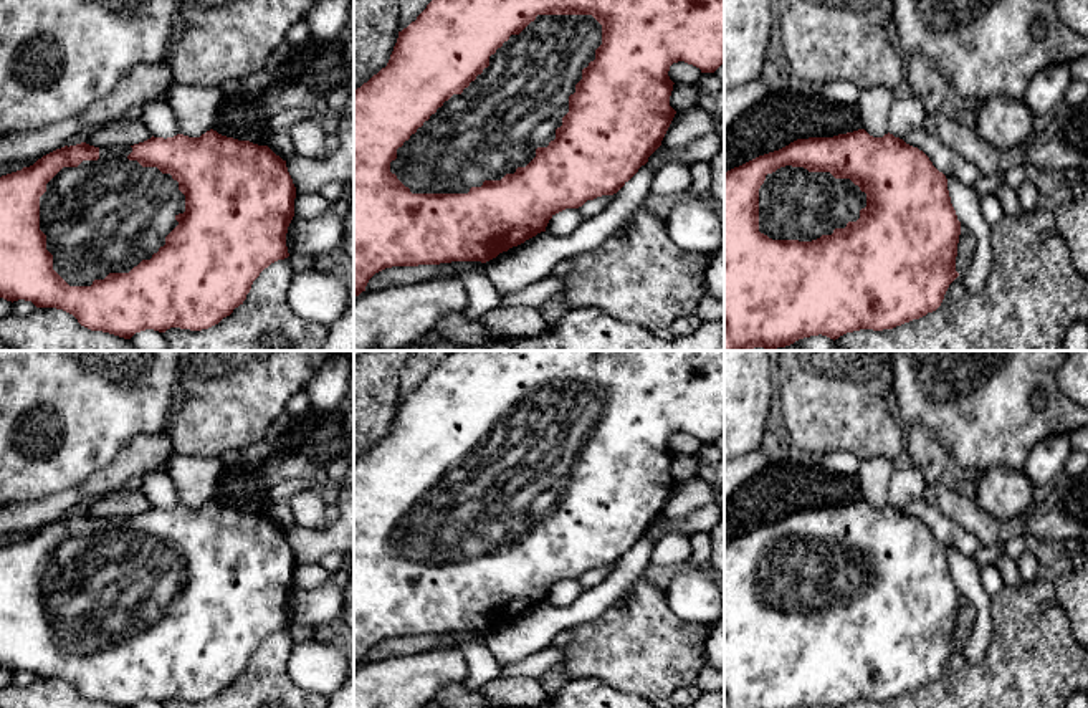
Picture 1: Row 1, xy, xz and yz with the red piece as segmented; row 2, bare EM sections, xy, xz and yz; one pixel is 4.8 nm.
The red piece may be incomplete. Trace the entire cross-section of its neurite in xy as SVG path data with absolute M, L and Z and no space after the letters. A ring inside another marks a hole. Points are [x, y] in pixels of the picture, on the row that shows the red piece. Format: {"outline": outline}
{"outline": "M210 129L200 137L177 134L174 137L150 137L126 147L94 147L86 142L56 149L33 165L0 177L0 298L7 301L31 301L36 308L56 308L73 314L91 331L109 332L131 339L136 332L170 328L202 331L218 324L243 304L260 273L278 260L289 256L286 246L288 227L294 217L296 187L286 160L268 146L227 137Z"}

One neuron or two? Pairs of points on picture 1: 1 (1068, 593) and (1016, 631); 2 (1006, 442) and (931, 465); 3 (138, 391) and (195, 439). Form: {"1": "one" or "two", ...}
{"1": "two", "2": "two", "3": "two"}

